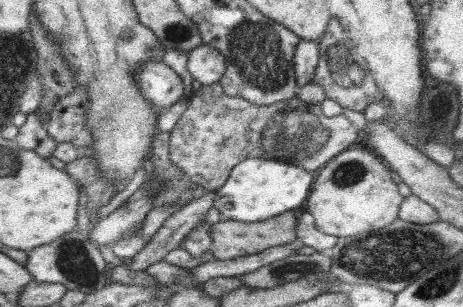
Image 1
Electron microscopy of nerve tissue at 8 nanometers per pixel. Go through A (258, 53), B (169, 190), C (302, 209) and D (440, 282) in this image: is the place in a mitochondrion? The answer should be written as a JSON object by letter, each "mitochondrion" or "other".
{"A":"mitochondrion","B":"mitochondrion","C":"other","D":"mitochondrion"}

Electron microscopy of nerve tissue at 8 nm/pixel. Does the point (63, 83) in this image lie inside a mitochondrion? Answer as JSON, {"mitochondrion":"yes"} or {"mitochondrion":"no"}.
{"mitochondrion":"no"}

